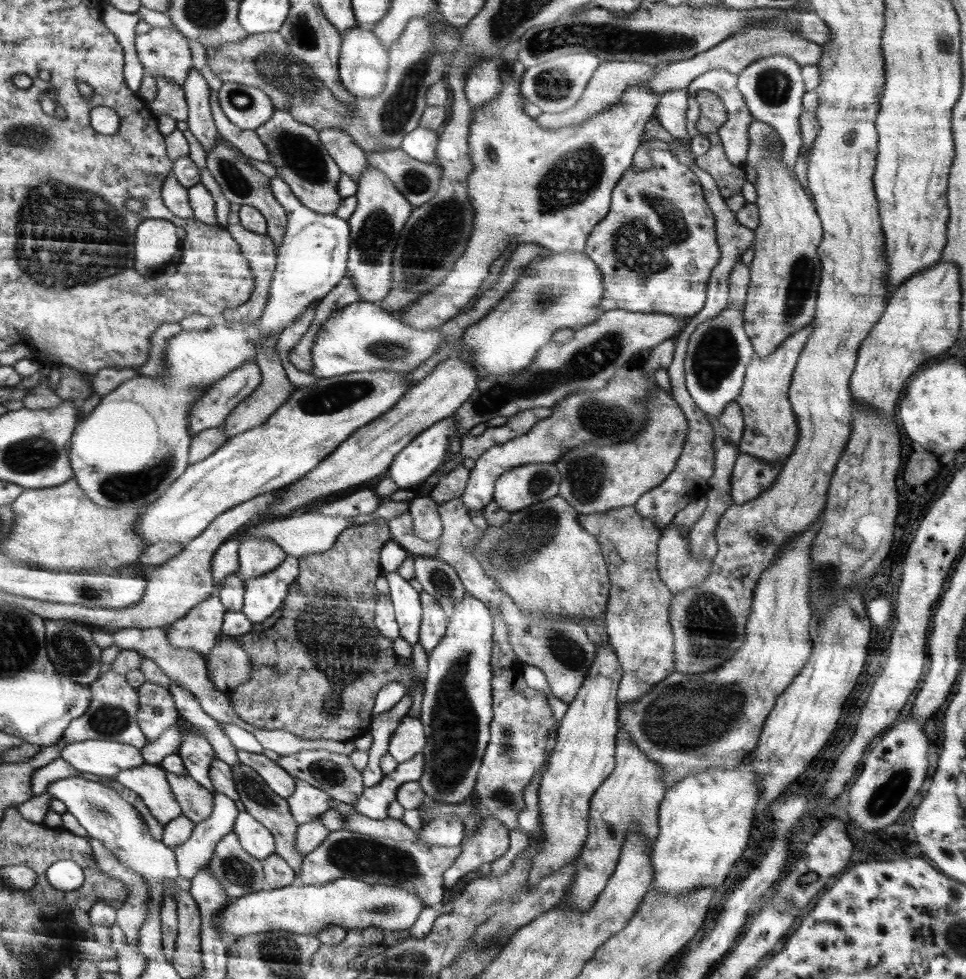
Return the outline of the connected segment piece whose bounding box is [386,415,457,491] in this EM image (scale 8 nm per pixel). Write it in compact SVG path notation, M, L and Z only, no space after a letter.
M453 415L449 418L436 422L435 425L420 432L415 436L394 458L386 472L396 482L400 489L411 489L417 491L422 483L430 478L443 463L448 450L449 438L456 432L456 422Z

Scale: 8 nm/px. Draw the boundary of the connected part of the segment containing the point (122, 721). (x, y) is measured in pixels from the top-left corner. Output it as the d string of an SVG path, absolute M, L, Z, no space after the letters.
M114 671L106 672L96 686L90 687L90 708L82 717L71 722L63 738L67 744L92 739L114 739L116 742L144 748L149 743L138 726L138 694L136 688L128 686L126 678Z

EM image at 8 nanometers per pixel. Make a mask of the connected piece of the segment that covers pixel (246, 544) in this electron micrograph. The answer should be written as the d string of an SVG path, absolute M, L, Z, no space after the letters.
M266 537L245 538L238 548L238 569L235 572L243 582L263 576L280 566L287 554L272 539Z

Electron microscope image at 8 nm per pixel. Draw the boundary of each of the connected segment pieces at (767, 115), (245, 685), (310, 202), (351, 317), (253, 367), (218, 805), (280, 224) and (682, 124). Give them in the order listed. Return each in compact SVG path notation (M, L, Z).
M783 54L759 58L751 62L737 76L737 89L744 95L748 110L755 120L769 124L783 142L782 159L790 171L794 171L798 151L802 149L800 113L802 97L806 91L801 66L793 58Z
M386 519L344 529L336 542L321 553L303 554L299 558L300 572L291 584L282 614L272 628L266 631L250 630L247 634L232 638L244 649L252 665L252 675L236 689L226 692L230 706L244 722L264 730L284 729L303 738L337 741L358 739L370 731L370 714L336 714L336 712L373 712L376 694L389 682L405 684L406 694L412 696L407 716L420 716L424 696L424 681L416 679L412 658L400 665L393 641L380 635L374 625L374 609L378 602L375 580L381 575L379 554L383 546L392 540Z
M277 108L255 131L268 151L269 164L276 168L278 177L288 184L295 198L310 211L334 215L341 201L337 187L342 173L322 145L319 131Z
M361 301L361 302L353 302L352 304L348 304L344 307L340 307L339 312L333 316L333 318L329 318L322 323L322 327L320 327L320 331L317 333L315 340L313 341L312 347L312 362L313 369L311 372L306 372L312 374L312 376L316 376L319 378L330 378L335 376L340 376L341 374L349 374L352 372L362 372L366 370L392 370L396 372L402 372L403 370L416 370L423 362L427 362L429 358L433 355L435 350L438 350L443 343L441 341L442 335L440 329L430 329L427 331L416 330L413 326L410 326L408 323L401 321L397 317L393 317L390 313L388 313L383 308L380 308L380 305L377 305L375 302L370 301Z
M256 361L243 362L232 372L217 380L193 405L187 418L188 433L196 435L207 429L222 426L224 419L238 406L244 398L251 395L261 381L261 370Z
M214 791L214 812L205 821L199 822L192 831L190 838L176 849L176 858L179 859L179 871L182 878L191 878L200 872L203 866L209 864L215 851L217 842L225 835L233 832L237 814L239 813L236 803L221 792Z
M222 136L217 137L216 148L208 151L206 168L210 170L210 175L218 182L224 197L231 203L240 204L240 206L250 205L261 212L268 225L267 235L274 241L275 251L278 252L281 242L284 240L287 217L284 208L274 199L270 189L270 179L256 170L254 166L250 166L241 152Z
M686 88L665 92L659 97L656 112L659 123L672 135L672 147L677 140L688 142L691 139L686 128L686 111L688 108Z

